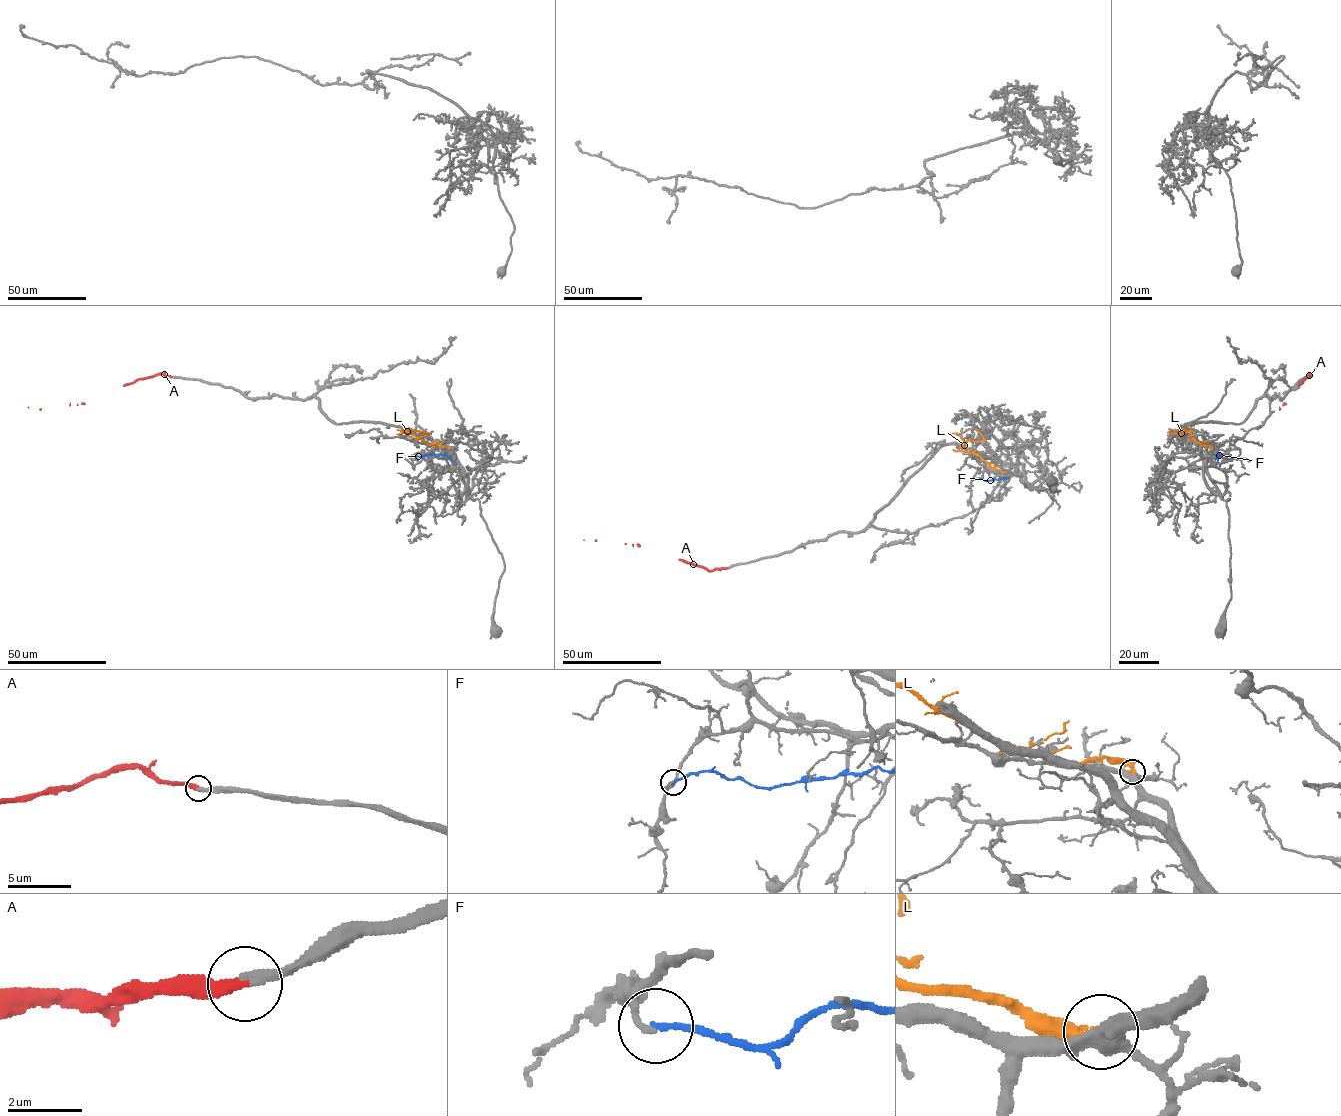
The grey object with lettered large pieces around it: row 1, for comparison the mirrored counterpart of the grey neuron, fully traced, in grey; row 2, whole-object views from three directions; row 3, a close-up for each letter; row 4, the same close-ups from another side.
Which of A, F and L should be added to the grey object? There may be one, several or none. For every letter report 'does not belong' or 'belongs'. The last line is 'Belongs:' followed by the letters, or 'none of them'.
A: belongs
F: does not belong
L: does not belong
Belongs: A

